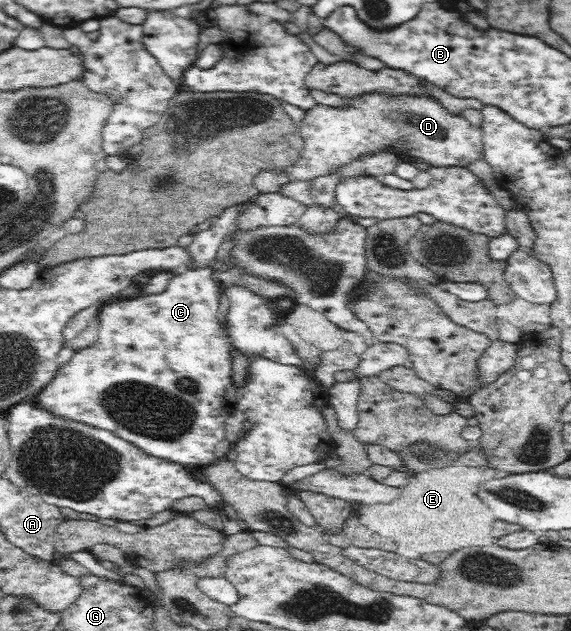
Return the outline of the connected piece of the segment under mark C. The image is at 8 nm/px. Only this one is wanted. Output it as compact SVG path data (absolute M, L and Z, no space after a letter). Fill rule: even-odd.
M209 267L188 270L179 275L172 275L167 282L167 287L164 292L160 294L145 294L132 301L119 301L118 303L111 303L108 306L104 306L104 309L100 310L98 316L99 331L97 332L97 339L86 348L75 351L70 362L59 368L55 374L55 377L45 384L41 389L30 399L25 402L33 404L36 408L41 408L49 414L53 414L56 418L61 420L68 420L70 422L76 422L91 426L98 430L105 430L116 438L125 440L128 444L135 446L138 450L141 450L144 454L152 456L154 458L160 458L161 460L167 460L180 465L194 464L196 466L206 465L214 462L214 460L224 456L229 448L233 446L233 443L228 441L225 437L225 430L222 426L223 420L234 410L234 390L235 386L232 385L230 379L231 363L230 350L238 348L242 354L246 356L252 353L260 353L266 355L271 359L276 359L278 362L292 363L299 366L299 360L297 356L294 356L290 343L277 332L273 331L273 324L276 320L276 314L273 314L272 309L268 307L267 301L260 297L256 297L256 294L250 293L248 290L232 289L229 291L231 297L230 310L226 316L226 320L221 323L218 320L218 307L220 306L220 292L219 289L211 279L212 269ZM220 326L224 326L228 332L224 332L226 338L234 340L230 344L224 342L222 338L222 332L220 332Z

